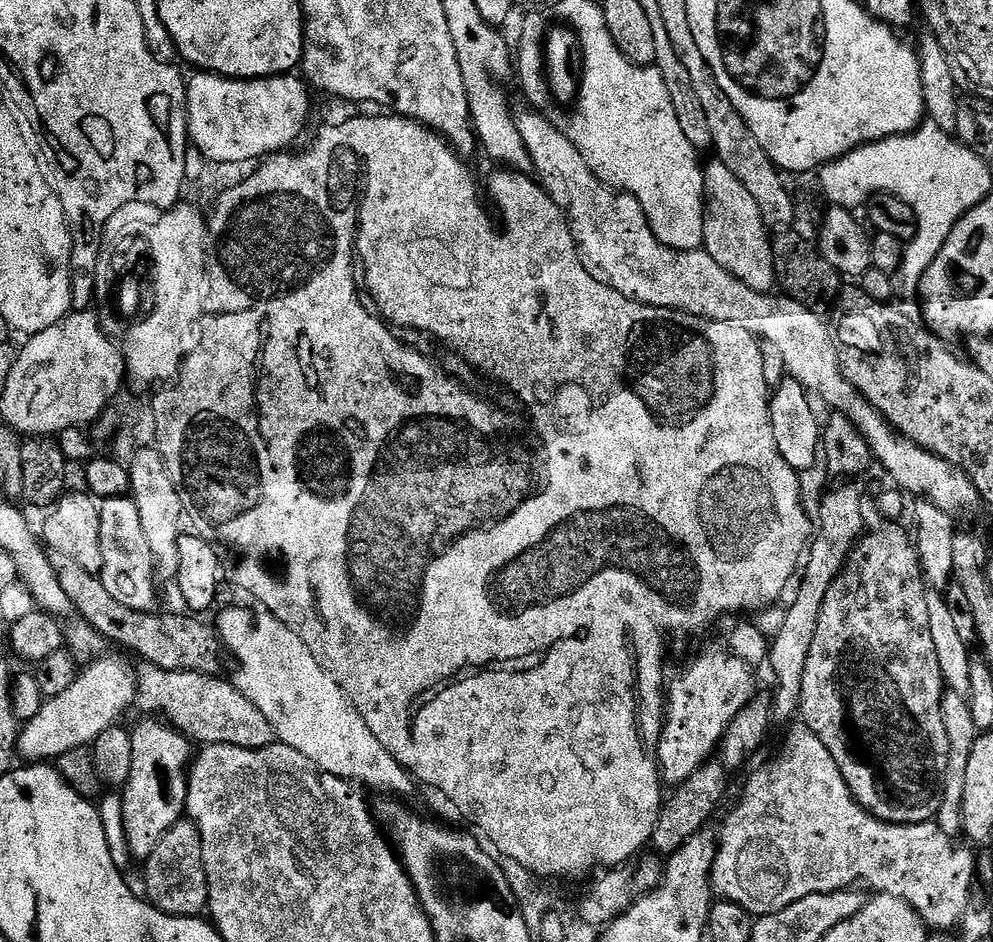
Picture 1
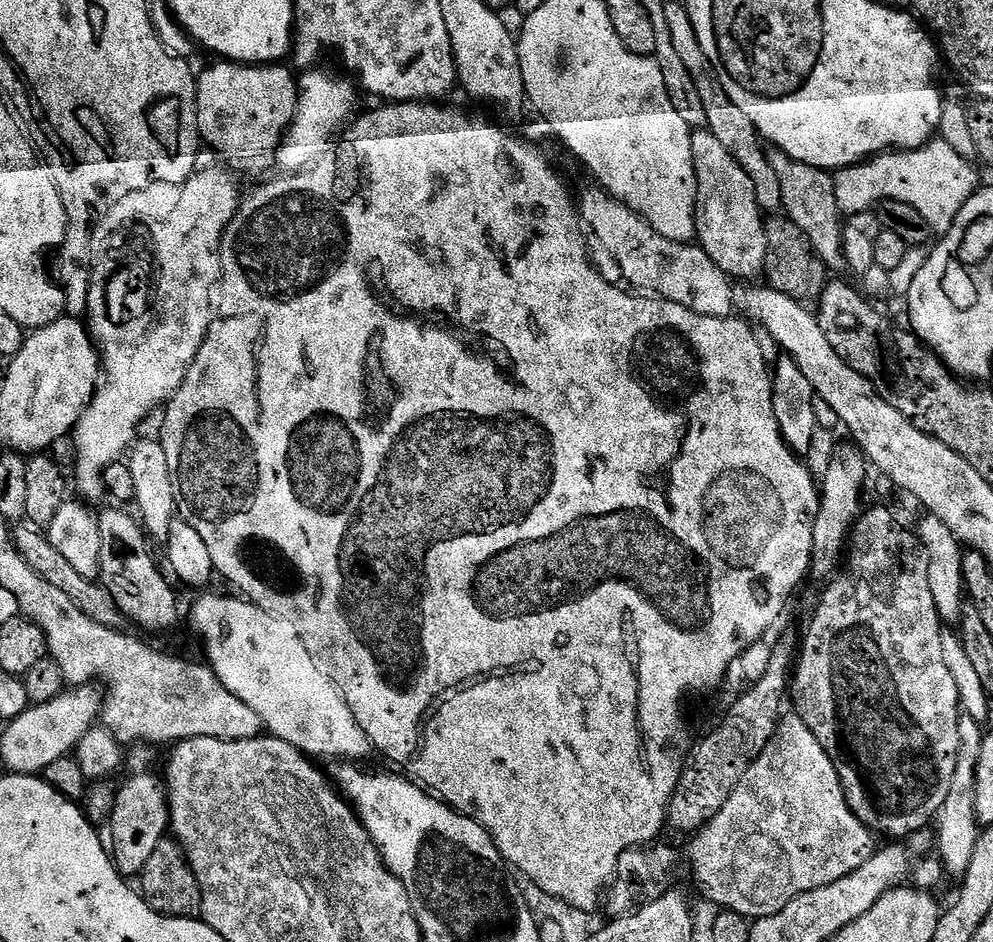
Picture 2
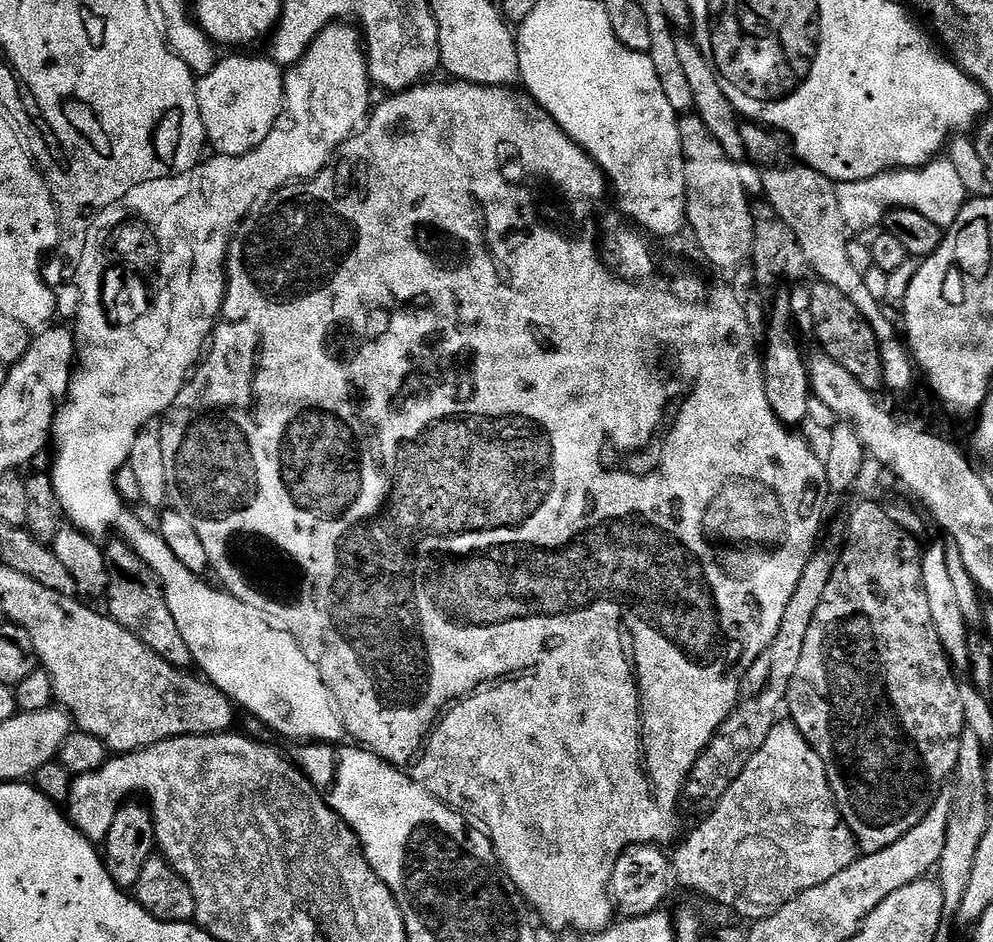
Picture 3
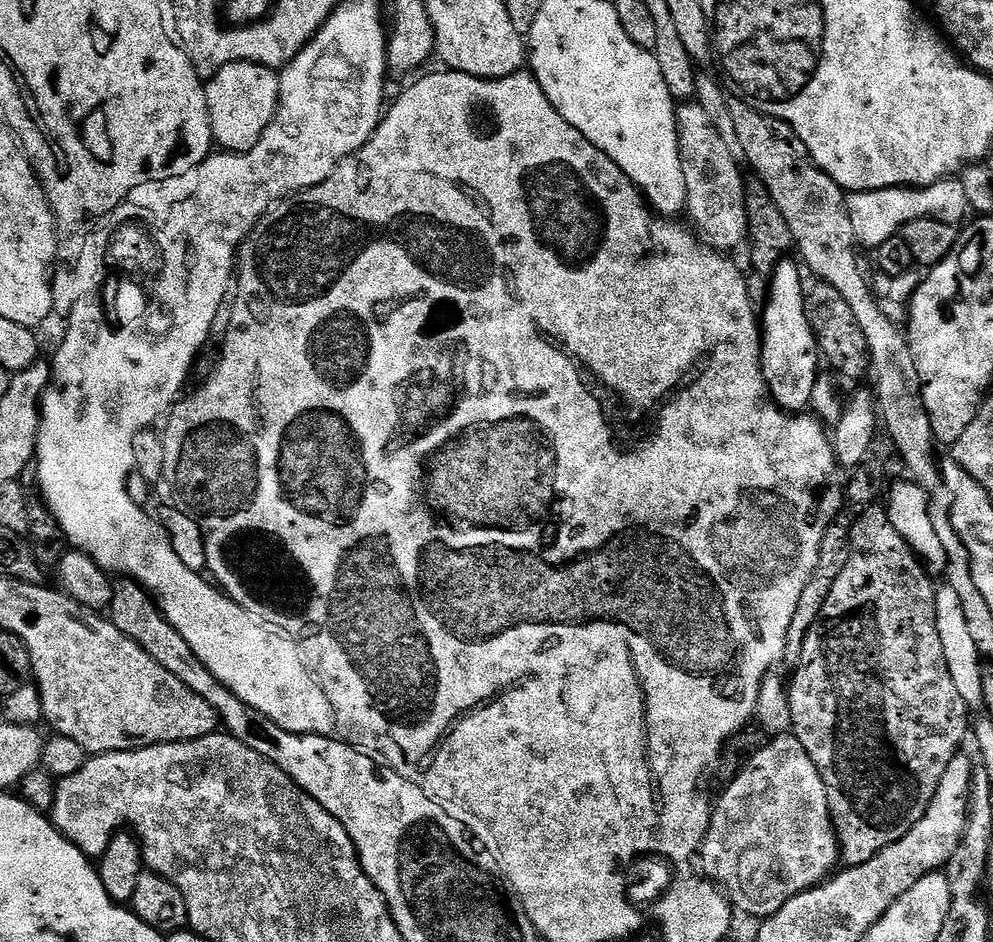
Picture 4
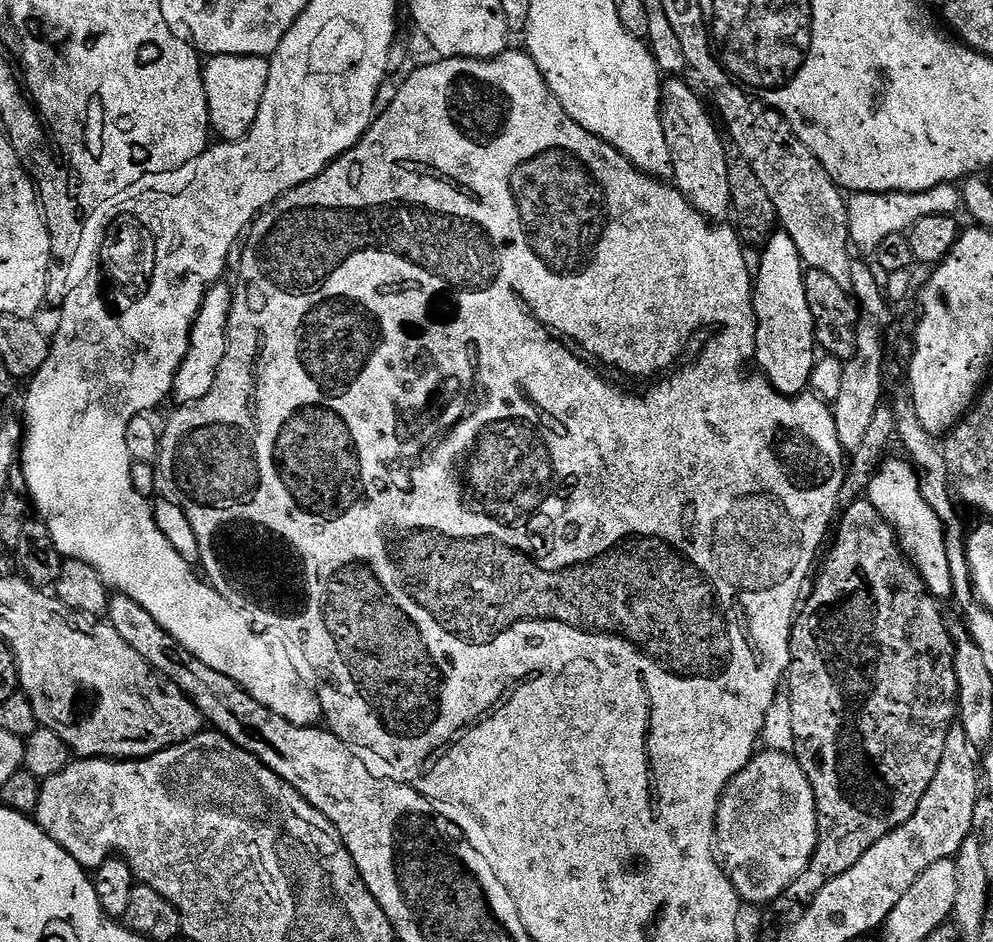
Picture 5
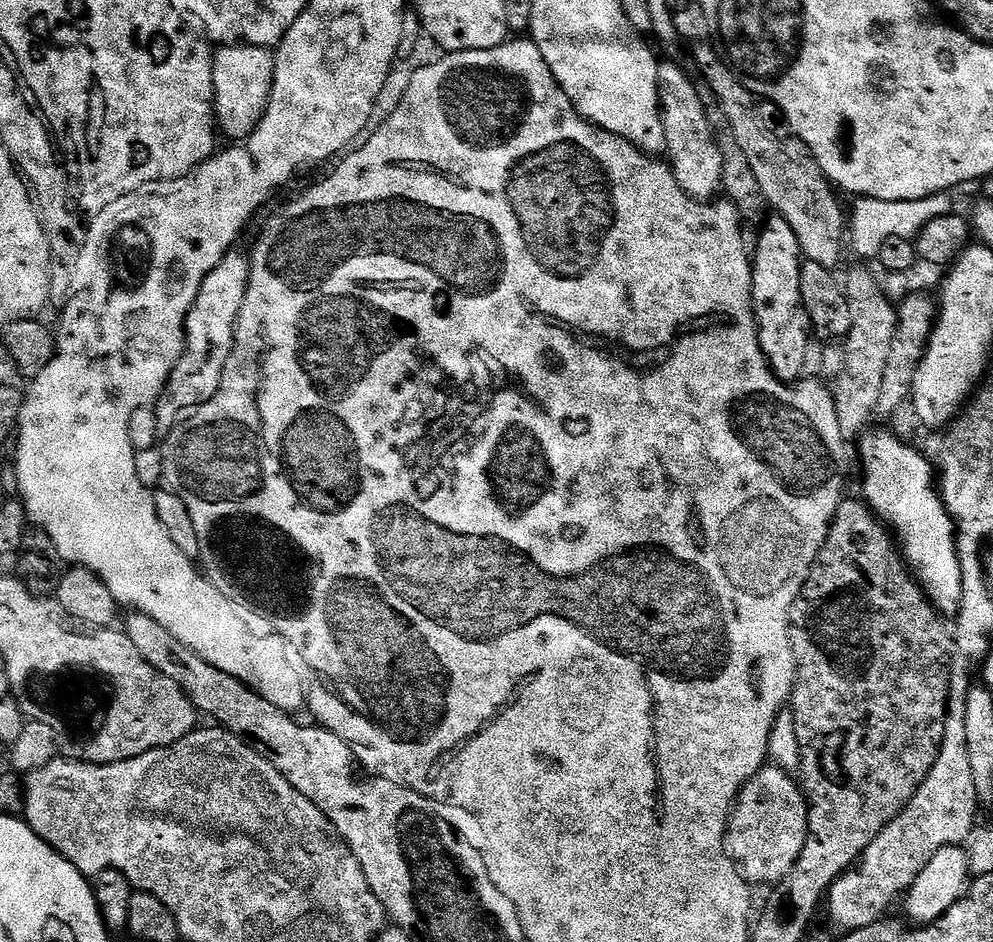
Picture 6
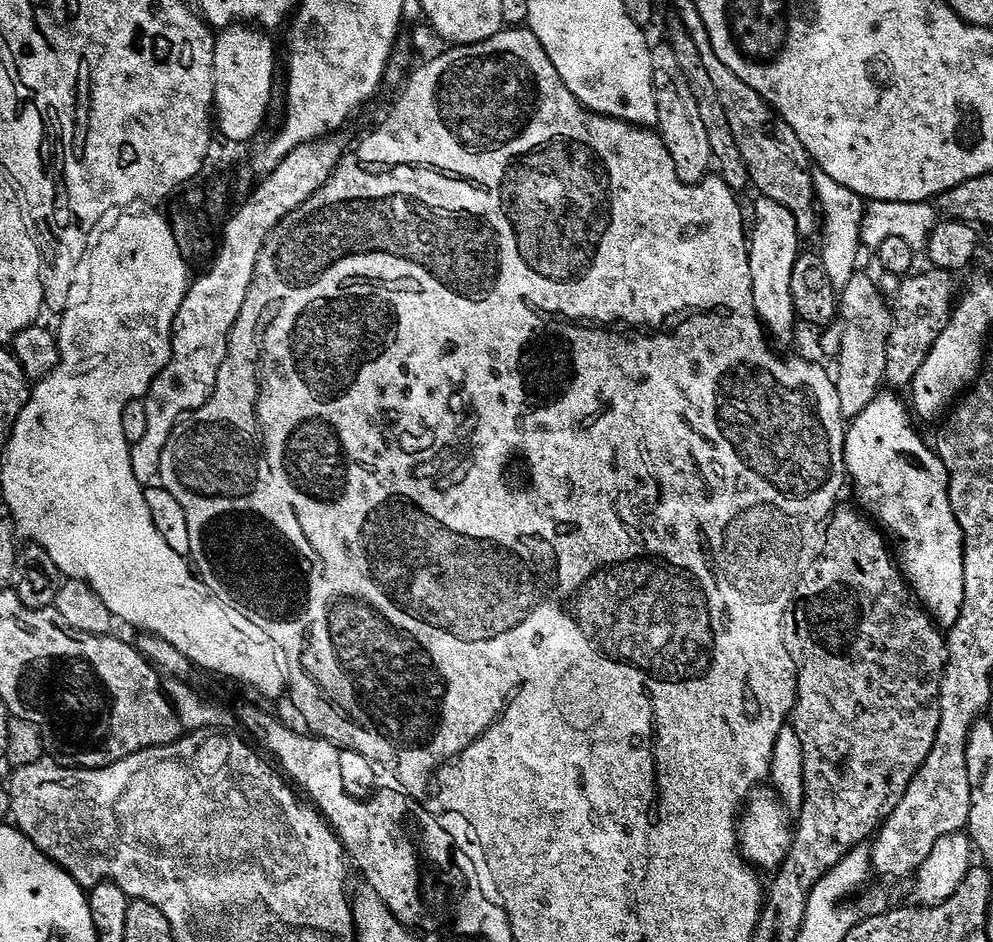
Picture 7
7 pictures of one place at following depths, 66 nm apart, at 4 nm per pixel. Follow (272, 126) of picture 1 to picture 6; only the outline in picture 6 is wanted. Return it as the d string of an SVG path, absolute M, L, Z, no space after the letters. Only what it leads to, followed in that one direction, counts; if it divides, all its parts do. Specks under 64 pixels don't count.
M229 44L215 49L212 58L212 81L214 82L214 115L221 133L233 136L233 141L243 141L258 126L268 106L268 96L272 92L272 75L274 74L275 55L269 49L259 48L253 44Z

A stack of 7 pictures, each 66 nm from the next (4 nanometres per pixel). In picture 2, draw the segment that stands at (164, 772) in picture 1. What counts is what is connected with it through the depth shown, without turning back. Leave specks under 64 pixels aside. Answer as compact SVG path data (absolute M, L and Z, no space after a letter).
M136 746L127 753L126 764L129 769L132 767L133 776L126 777L124 785L115 789L116 801L112 807L111 817L106 824L109 834L112 835L112 844L110 840L112 861L116 863L116 868L125 878L139 877L140 871L146 866L146 862L150 862L150 854L154 854L154 850L158 850L158 842L165 840L170 832L166 785L157 773L155 776L154 773L148 772L156 760L155 754L151 751L155 752L148 746Z

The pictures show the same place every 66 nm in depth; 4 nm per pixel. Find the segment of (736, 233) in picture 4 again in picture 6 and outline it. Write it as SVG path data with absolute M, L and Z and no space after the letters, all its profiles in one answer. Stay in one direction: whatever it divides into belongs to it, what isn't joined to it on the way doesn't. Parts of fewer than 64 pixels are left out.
M664 70L658 78L658 98L662 130L666 134L666 157L672 163L671 179L678 182L687 196L693 196L695 200L711 201L721 191L722 158L725 153L712 133L712 124L700 101L699 90L692 85L686 73Z

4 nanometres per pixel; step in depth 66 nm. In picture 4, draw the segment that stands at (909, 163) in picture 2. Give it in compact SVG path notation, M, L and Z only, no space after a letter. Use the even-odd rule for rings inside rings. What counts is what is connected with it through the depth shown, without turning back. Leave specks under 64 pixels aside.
M941 178L927 186L917 188L920 188L917 192L903 192L904 188L899 186L851 193L847 197L846 203L850 214L850 226L854 226L857 241L863 247L865 244L868 250L875 250L882 242L886 242L886 238L890 234L890 228L884 221L888 216L888 208L905 208L909 217L931 216L934 220L941 220L953 226L959 225L969 215L970 207L959 179ZM868 208L870 211L876 212L876 216L880 220L868 220Z

